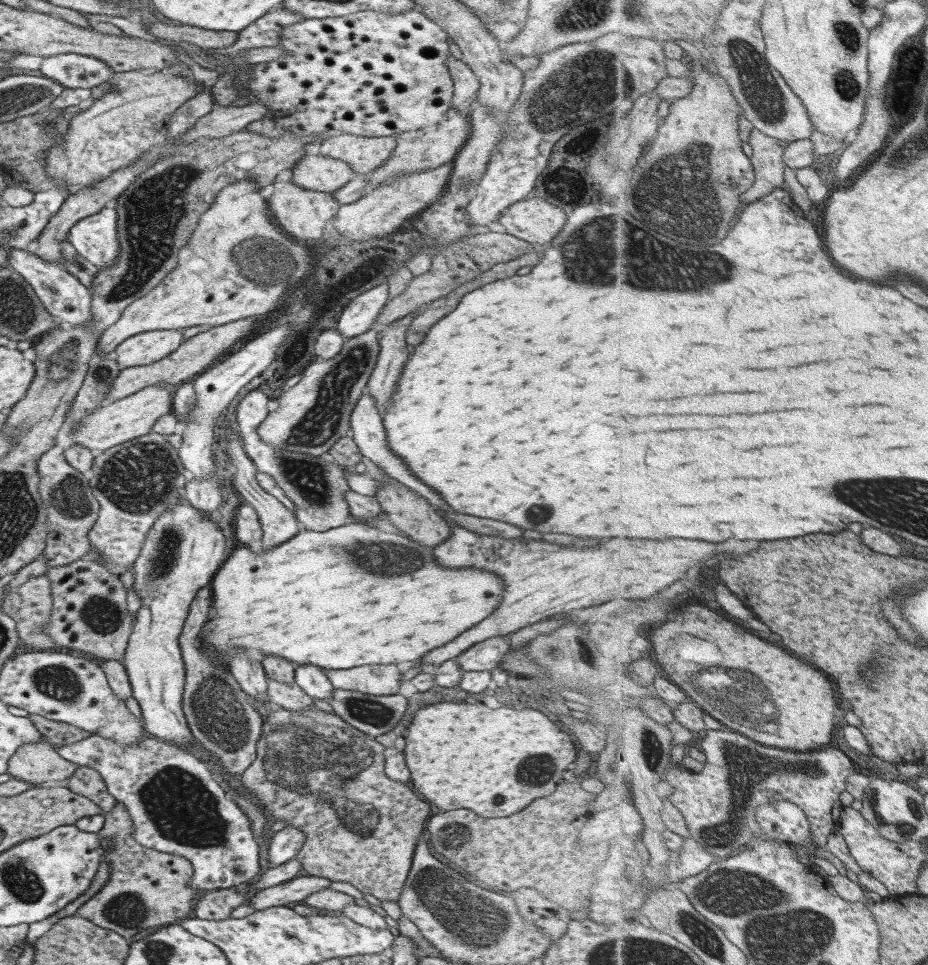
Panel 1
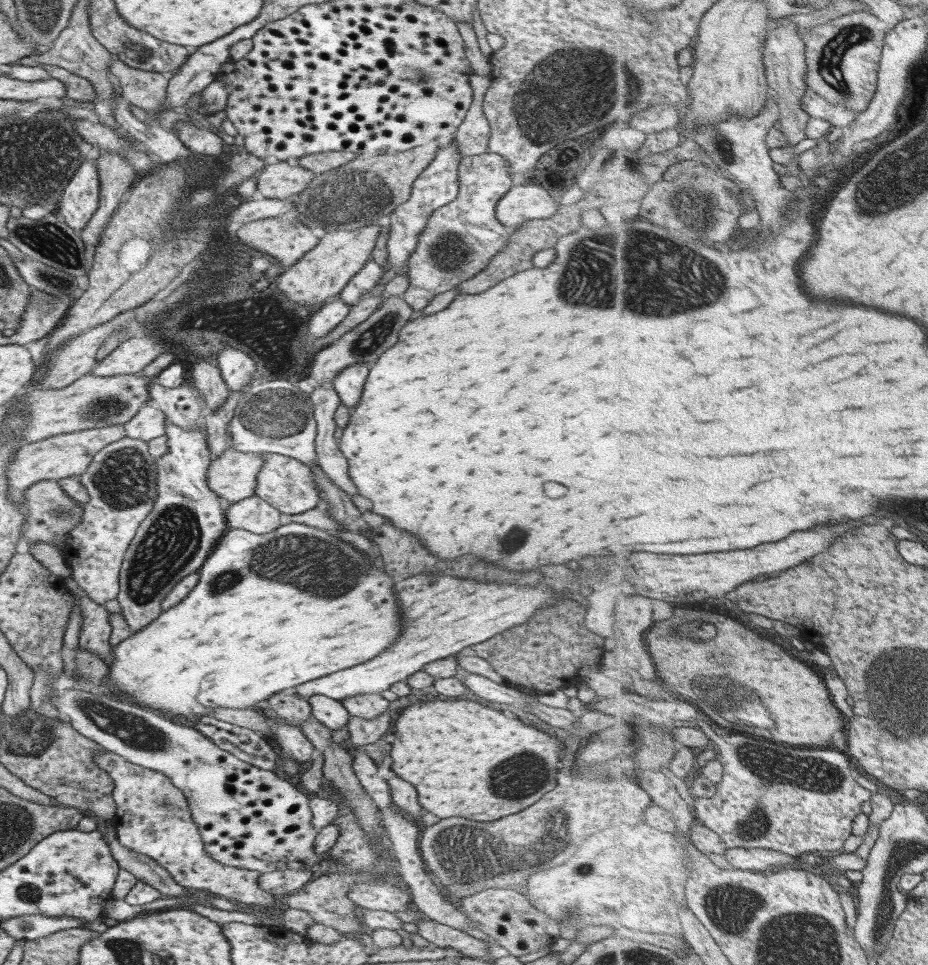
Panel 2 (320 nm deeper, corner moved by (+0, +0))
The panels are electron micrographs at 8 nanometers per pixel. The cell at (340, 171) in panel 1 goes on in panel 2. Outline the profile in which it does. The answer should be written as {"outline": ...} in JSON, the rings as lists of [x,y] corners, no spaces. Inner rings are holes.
{"outline":[[[285,161],[267,165],[261,170],[256,182],[258,192],[256,196],[288,199],[304,190],[310,180],[315,176],[310,170],[303,167],[289,166]]]}

